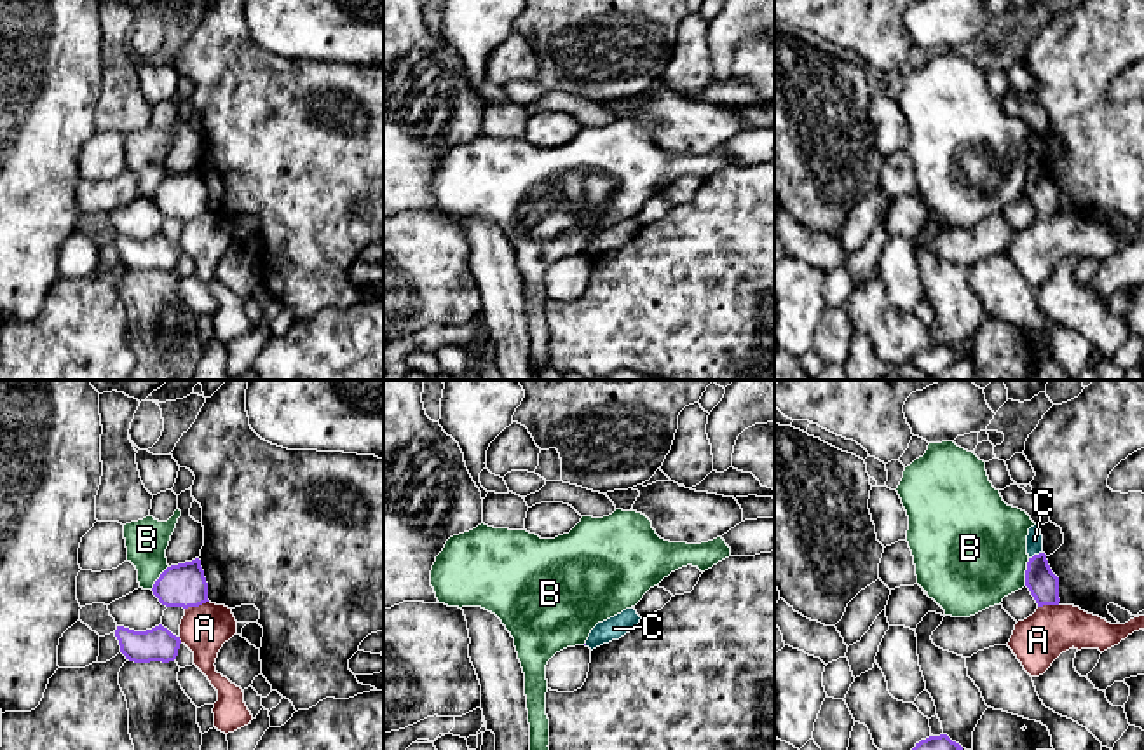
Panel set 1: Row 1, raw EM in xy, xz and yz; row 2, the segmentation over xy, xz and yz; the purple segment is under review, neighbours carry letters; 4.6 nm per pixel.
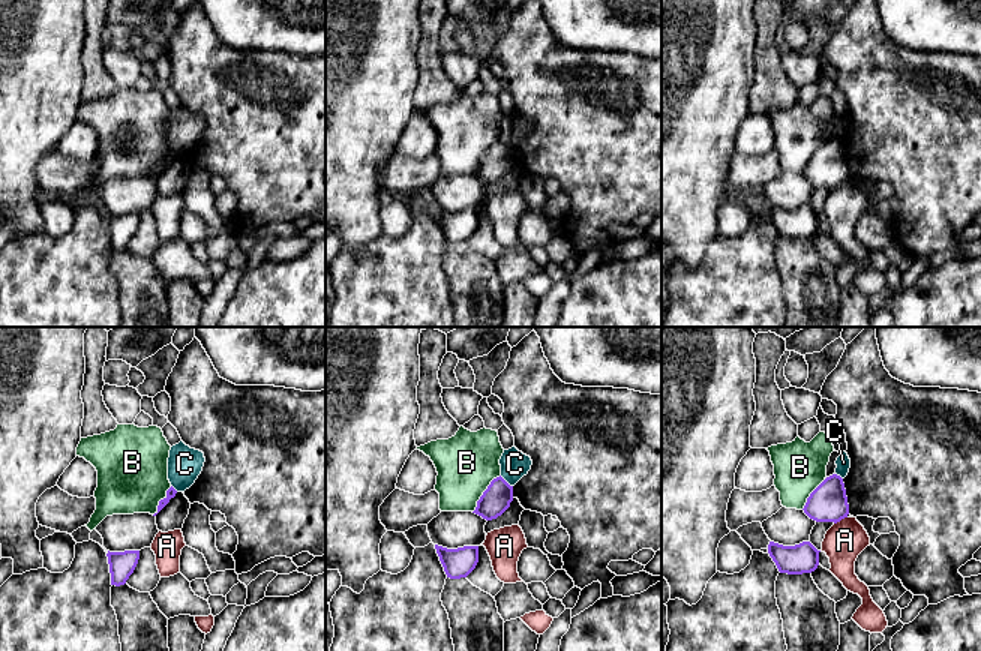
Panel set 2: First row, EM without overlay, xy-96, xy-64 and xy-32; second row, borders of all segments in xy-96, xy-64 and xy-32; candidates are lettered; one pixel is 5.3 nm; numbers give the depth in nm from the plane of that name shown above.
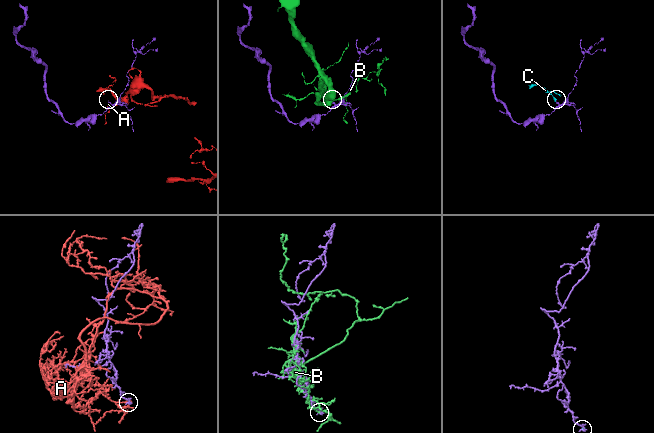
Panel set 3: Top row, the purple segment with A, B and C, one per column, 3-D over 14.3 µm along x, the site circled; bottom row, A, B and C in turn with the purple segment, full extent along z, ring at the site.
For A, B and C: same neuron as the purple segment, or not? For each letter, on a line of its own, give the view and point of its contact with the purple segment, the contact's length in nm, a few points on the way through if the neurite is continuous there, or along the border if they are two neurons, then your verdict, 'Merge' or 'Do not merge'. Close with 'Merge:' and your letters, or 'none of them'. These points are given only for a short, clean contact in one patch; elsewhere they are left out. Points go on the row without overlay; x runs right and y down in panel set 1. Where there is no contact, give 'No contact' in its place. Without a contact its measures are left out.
A: Touches purple at xy (196, 215). Shared border 120 nm. Do not merge
B: Touches purple at yz (1026, 182). Shared border 130 nm. Do not merge
C: Touches purple at yz (1035, 164). Shared border 70 nm. Boundary: yz (1041, 161), (1029, 168). Do not merge
Merge: none of them

